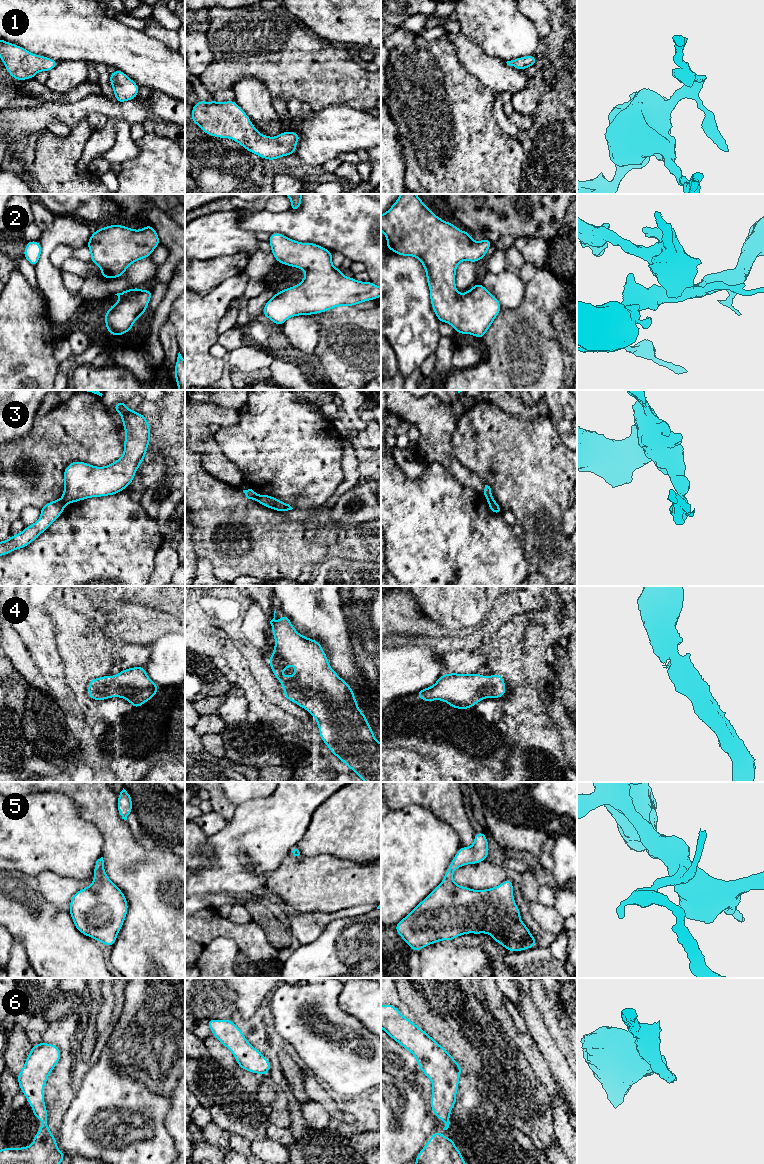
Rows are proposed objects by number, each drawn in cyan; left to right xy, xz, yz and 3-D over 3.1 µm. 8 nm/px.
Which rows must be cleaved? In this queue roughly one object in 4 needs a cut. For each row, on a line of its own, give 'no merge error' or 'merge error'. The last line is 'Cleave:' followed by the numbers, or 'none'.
1: no merge error
2: no merge error
3: merge error
4: no merge error
5: no merge error
6: no merge error
Cleave: 3

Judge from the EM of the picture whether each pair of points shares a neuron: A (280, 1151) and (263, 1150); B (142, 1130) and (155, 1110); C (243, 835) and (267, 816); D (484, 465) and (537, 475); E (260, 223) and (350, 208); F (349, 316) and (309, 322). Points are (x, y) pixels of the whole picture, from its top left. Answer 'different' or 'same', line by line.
A: same
B: same
C: same
D: same
E: same
F: different

